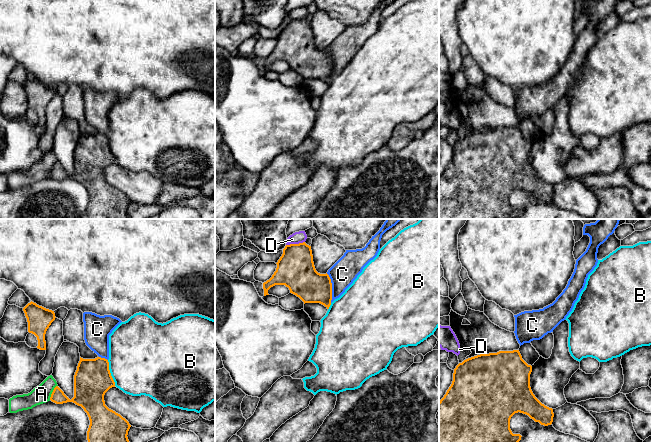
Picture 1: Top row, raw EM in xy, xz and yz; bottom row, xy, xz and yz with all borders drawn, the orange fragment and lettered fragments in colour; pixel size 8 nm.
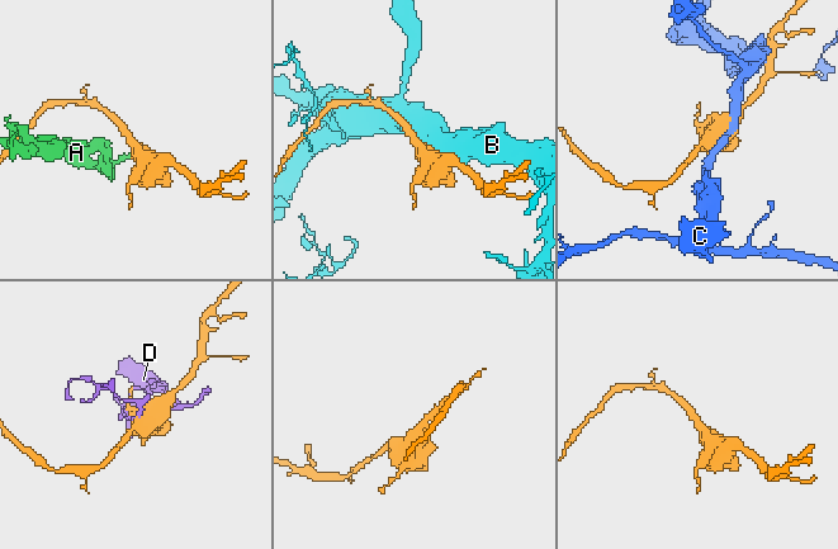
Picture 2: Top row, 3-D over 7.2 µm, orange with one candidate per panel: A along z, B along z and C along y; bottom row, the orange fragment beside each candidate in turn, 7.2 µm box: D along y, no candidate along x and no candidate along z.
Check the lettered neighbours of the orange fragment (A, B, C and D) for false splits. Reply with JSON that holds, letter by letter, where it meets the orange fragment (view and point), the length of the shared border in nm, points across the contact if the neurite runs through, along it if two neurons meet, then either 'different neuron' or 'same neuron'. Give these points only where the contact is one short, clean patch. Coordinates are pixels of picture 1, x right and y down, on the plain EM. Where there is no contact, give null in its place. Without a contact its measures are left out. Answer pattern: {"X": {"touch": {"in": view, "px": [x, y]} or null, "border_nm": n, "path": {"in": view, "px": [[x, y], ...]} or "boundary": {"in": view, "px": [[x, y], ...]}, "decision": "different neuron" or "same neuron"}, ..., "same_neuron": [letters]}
{"A": {"touch": {"in": "xy", "px": [52, 168]}, "border_nm": 140, "boundary": {"in": "xy", "px": [[57, 161], [49, 175]]}, "decision": "different neuron"}, "B": {"touch": {"in": "xy", "px": [110, 149]}, "border_nm": 220, "decision": "different neuron"}, "C": {"touch": {"in": "xz", "px": [331, 64]}, "border_nm": 240, "decision": "different neuron"}, "D": {"touch": {"in": "xz", "px": [295, 20]}, "border_nm": 160, "decision": "different neuron"}, "same_neuron": []}

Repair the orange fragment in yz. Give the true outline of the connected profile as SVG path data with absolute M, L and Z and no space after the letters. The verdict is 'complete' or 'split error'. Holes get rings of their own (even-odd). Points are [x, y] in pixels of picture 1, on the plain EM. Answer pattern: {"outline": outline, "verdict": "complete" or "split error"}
{"outline": "M519 126L480 130L459 139L454 145L451 162L439 177L439 219L518 219L522 212L513 210L510 205L510 195L518 188L541 201L551 201L553 185L542 180L533 170L531 148L532 142L522 135Z", "verdict": "complete"}

